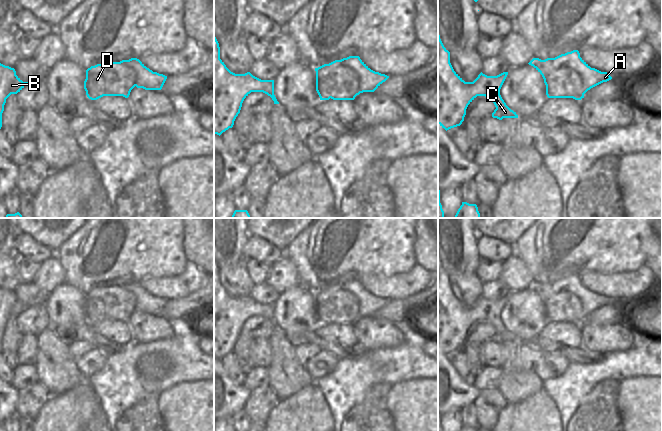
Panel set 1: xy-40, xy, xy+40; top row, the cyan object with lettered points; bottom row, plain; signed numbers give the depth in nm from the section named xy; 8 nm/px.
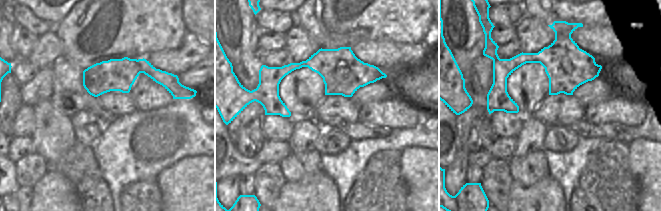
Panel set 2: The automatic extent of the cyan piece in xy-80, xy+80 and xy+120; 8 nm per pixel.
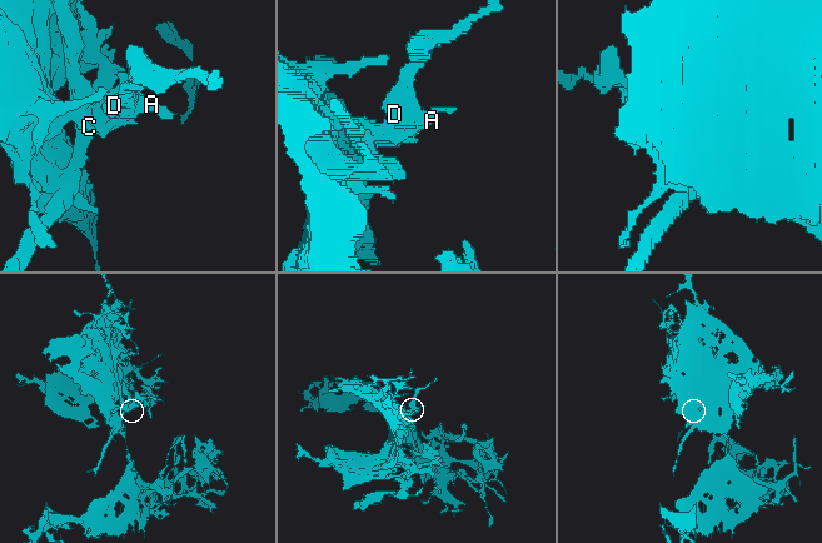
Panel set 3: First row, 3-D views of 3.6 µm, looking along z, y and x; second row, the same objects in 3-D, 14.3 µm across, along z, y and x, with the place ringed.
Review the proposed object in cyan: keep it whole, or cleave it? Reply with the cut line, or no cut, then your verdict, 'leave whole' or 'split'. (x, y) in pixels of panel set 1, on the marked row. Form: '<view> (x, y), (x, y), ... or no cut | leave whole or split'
xy (320, 66), (348, 66), (352, 68), (359, 77), (360, 92) | split

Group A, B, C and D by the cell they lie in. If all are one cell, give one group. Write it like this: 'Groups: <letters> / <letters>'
Groups: A B C / D.

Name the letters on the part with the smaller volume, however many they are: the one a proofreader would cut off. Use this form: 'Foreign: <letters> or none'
Foreign: D

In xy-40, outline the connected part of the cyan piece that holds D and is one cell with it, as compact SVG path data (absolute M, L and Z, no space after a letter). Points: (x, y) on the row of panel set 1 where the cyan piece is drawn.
M121 61L97 64L86 70L84 89L89 99L97 100L106 96L106 93L110 91L110 86L129 86L131 91L136 86L136 71Z

